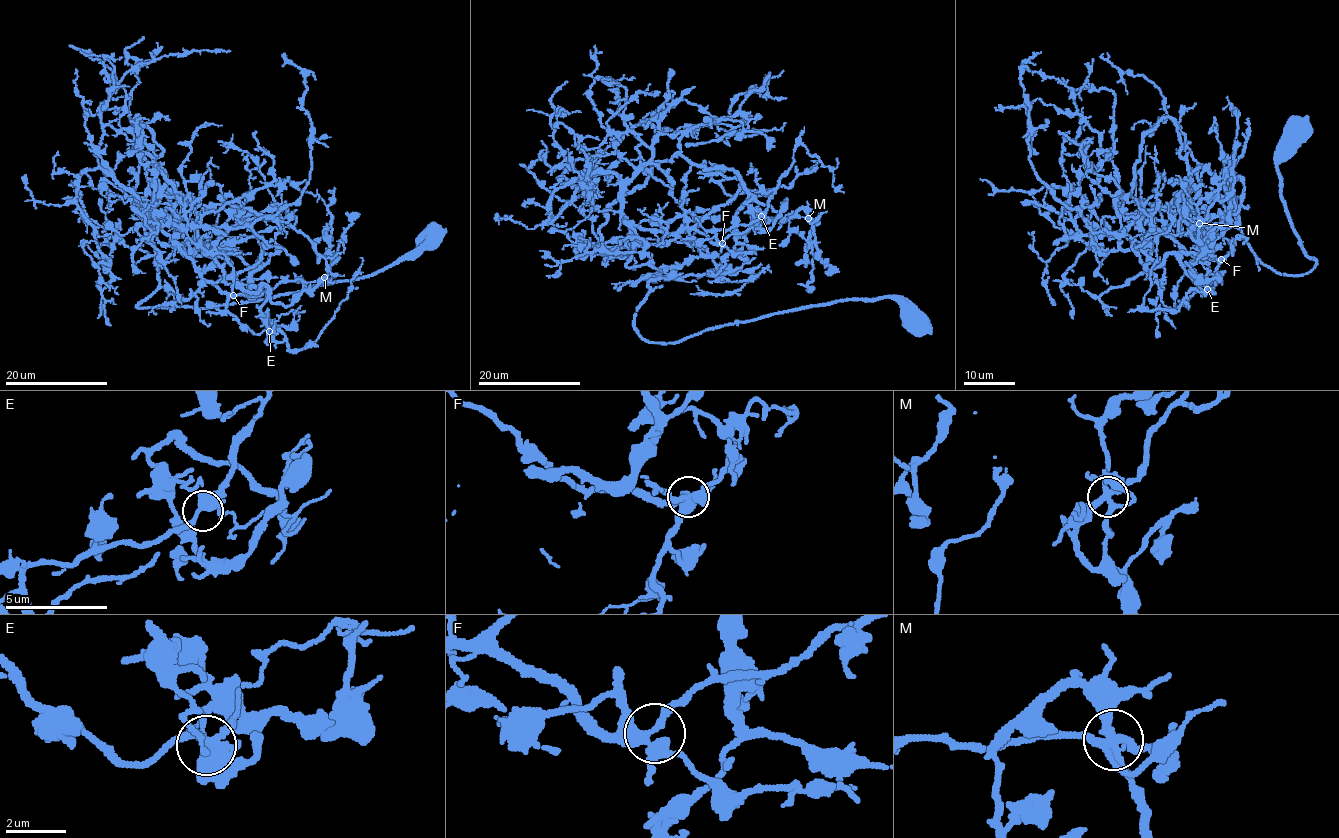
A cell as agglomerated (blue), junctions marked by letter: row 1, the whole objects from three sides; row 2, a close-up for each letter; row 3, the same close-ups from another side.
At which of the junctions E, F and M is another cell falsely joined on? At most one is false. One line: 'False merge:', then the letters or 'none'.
False merge: none

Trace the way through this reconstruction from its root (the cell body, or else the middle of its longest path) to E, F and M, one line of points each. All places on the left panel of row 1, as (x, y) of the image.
E: (431, 239), (351, 280), (137, 307), (198, 239), (260, 266), (248, 285), (267, 289), (269, 331)
F: (431, 239), (351, 280), (137, 307), (196, 239), (225, 250), (203, 247), (194, 269), (233, 295)
M: (431, 239), (351, 280), (137, 307), (196, 239), (260, 266), (249, 290), (273, 302), (324, 277)

